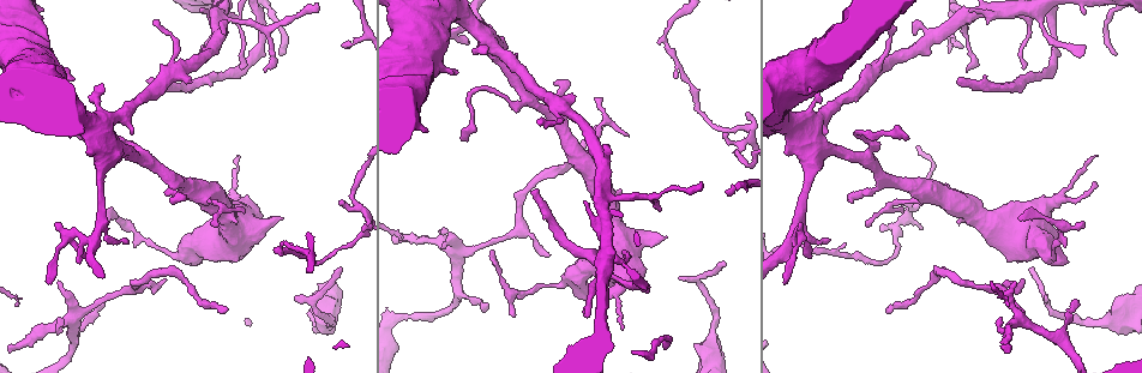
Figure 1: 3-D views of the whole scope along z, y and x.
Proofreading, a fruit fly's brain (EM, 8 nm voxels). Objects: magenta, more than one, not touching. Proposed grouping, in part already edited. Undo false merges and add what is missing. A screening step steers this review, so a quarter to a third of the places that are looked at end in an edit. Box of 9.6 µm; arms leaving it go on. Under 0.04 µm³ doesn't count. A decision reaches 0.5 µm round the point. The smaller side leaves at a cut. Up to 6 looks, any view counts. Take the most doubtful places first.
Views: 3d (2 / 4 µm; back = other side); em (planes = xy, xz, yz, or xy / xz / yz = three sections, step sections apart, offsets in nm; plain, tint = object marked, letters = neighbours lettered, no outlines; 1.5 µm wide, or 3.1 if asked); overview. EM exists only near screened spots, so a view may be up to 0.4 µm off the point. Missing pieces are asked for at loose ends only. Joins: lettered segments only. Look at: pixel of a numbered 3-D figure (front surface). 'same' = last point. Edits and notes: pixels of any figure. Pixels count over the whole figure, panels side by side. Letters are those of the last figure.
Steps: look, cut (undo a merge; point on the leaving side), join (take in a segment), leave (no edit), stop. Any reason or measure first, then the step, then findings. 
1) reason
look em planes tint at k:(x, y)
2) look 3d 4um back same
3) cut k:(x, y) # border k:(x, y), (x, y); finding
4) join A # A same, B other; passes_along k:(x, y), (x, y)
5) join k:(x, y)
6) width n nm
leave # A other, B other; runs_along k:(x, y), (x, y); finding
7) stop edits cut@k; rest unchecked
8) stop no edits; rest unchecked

look 3d 2um at 1:(786, 154)

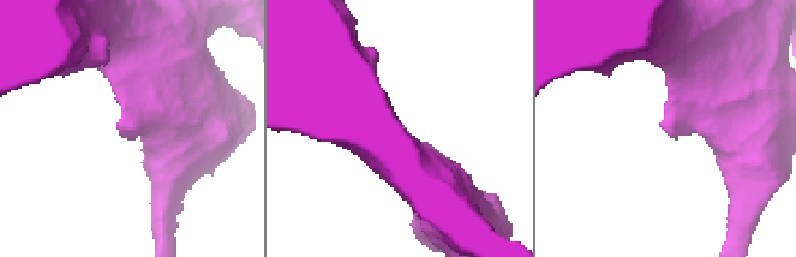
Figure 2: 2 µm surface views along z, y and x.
look em planes tint at 2:(666, 130)

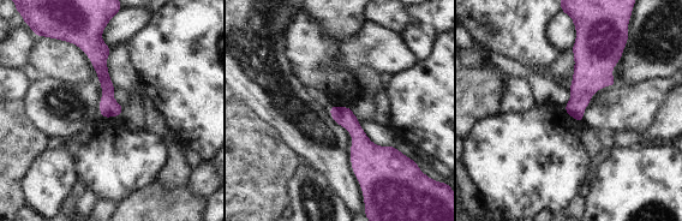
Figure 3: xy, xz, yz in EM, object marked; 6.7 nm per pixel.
see the neighbours
look em planes letters same

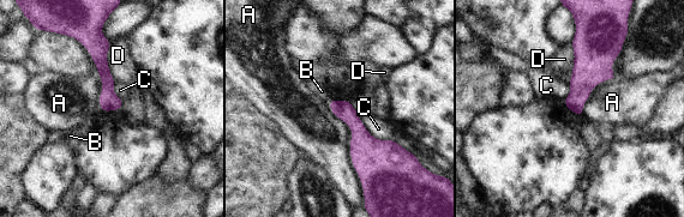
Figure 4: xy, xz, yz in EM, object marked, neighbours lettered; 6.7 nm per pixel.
leave # A other, B other, C other, D other; runs_along 4:(96, 35), (107, 97), (116, 107); none of them fits

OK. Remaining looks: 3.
branch stops here
look em planes letters at 1:(340, 266)

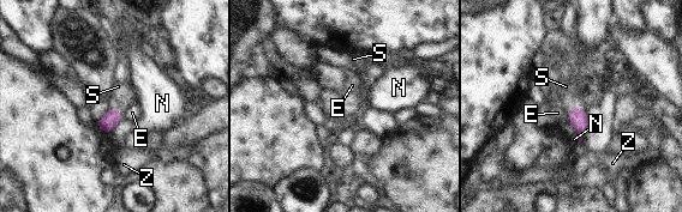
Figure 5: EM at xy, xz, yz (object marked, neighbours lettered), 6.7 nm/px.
join S # E other, N other, S same, Z other; passes_along 5:(578, 117), (575, 107), (568, 94); the neuron continues

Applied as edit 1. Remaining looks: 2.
free end
look em xz step 8 letters at 1:(486, 50)

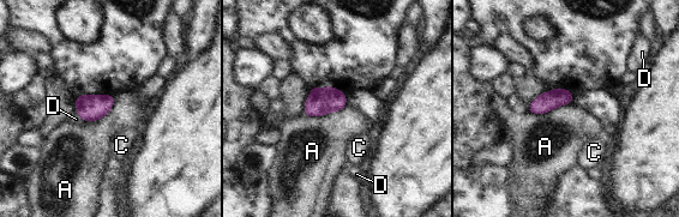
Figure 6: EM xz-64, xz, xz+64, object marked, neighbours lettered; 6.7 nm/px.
width 110 nm
leave # A other, C other, D other; border 6:(572, 102), (546, 113), (529, 113); none of them fits

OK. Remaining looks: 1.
stop edits join@5; rest unchecked

